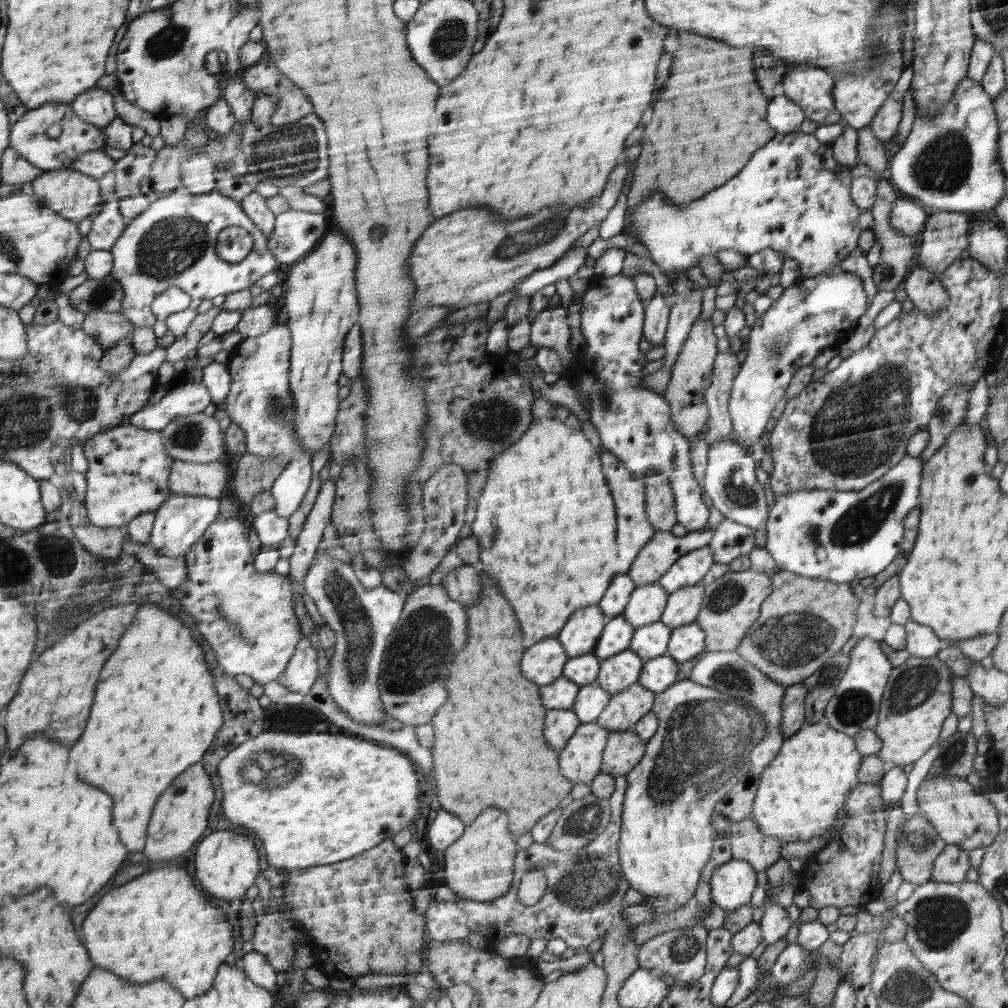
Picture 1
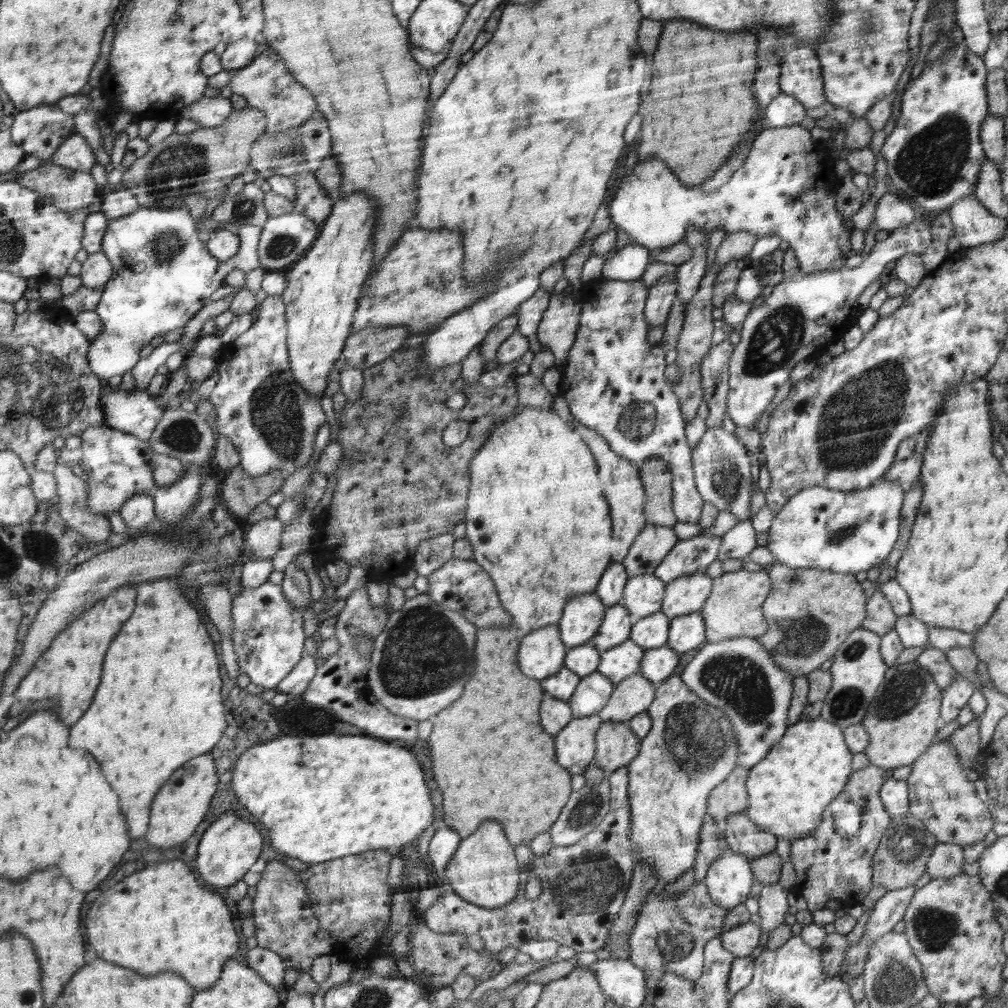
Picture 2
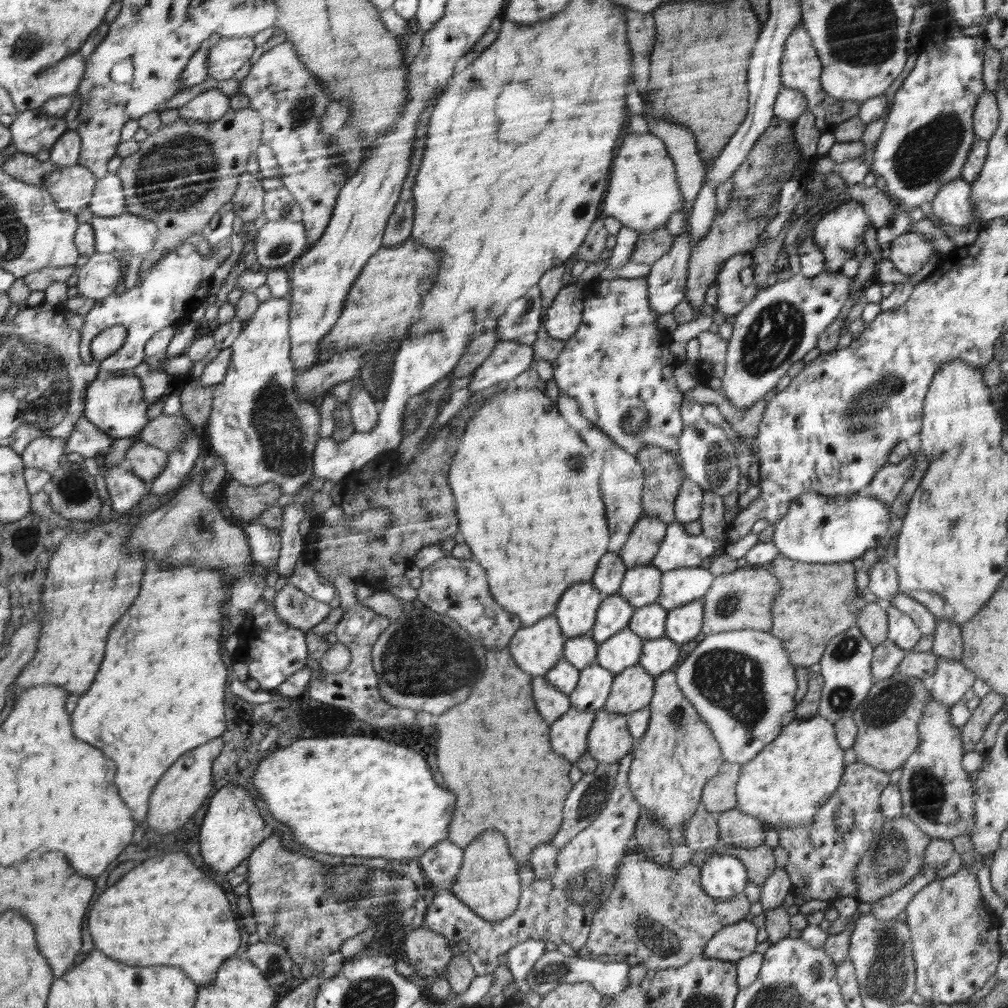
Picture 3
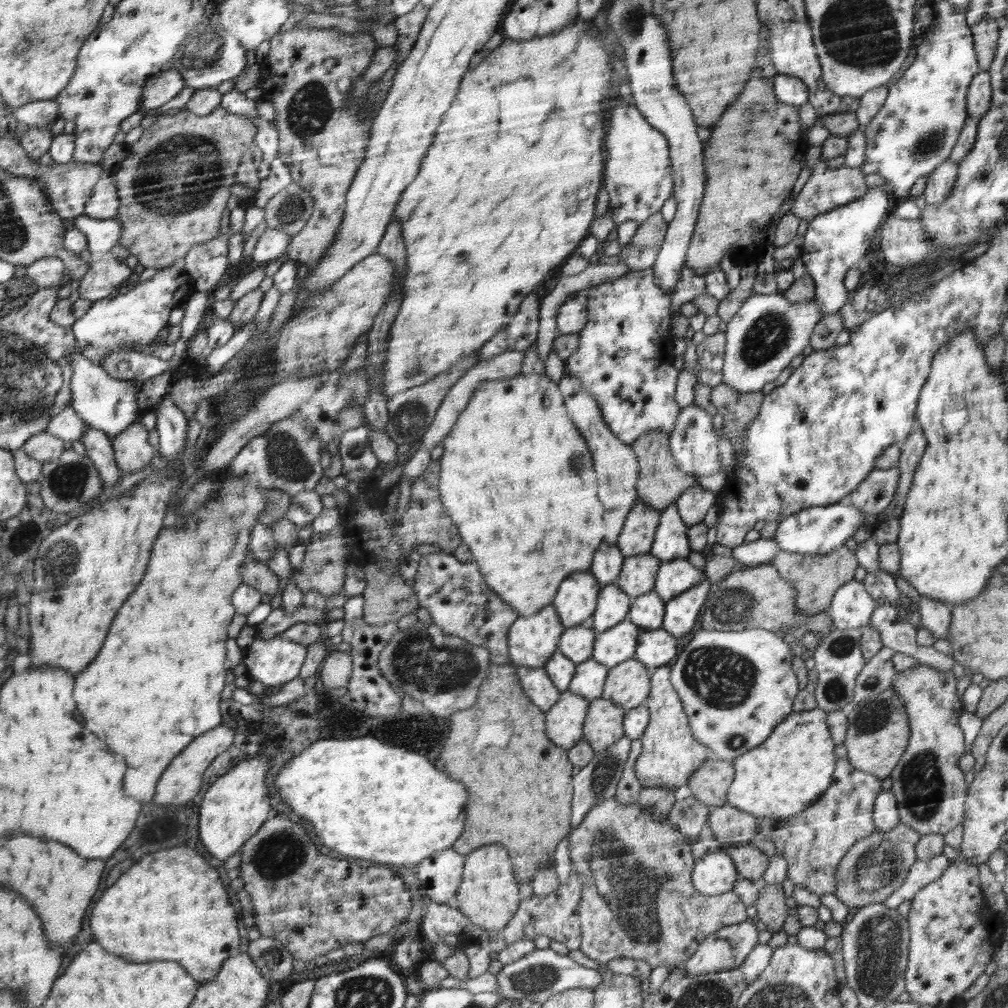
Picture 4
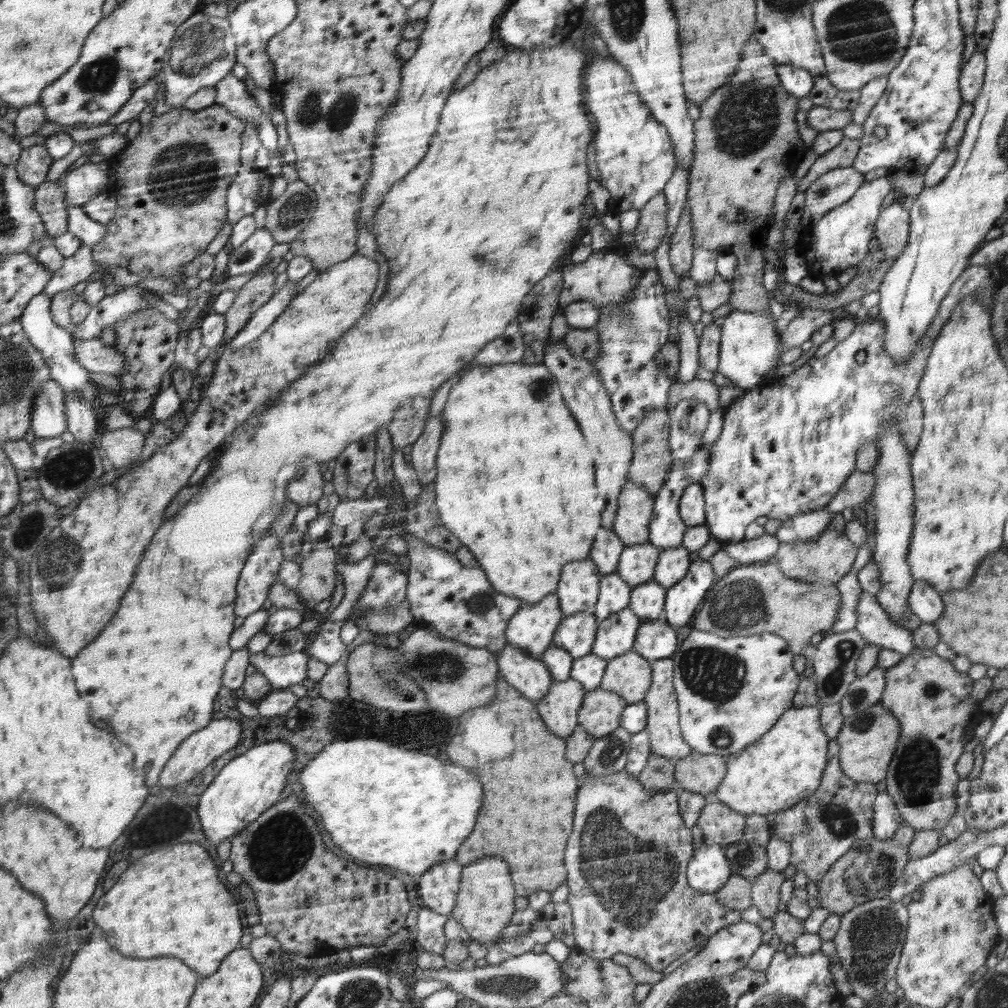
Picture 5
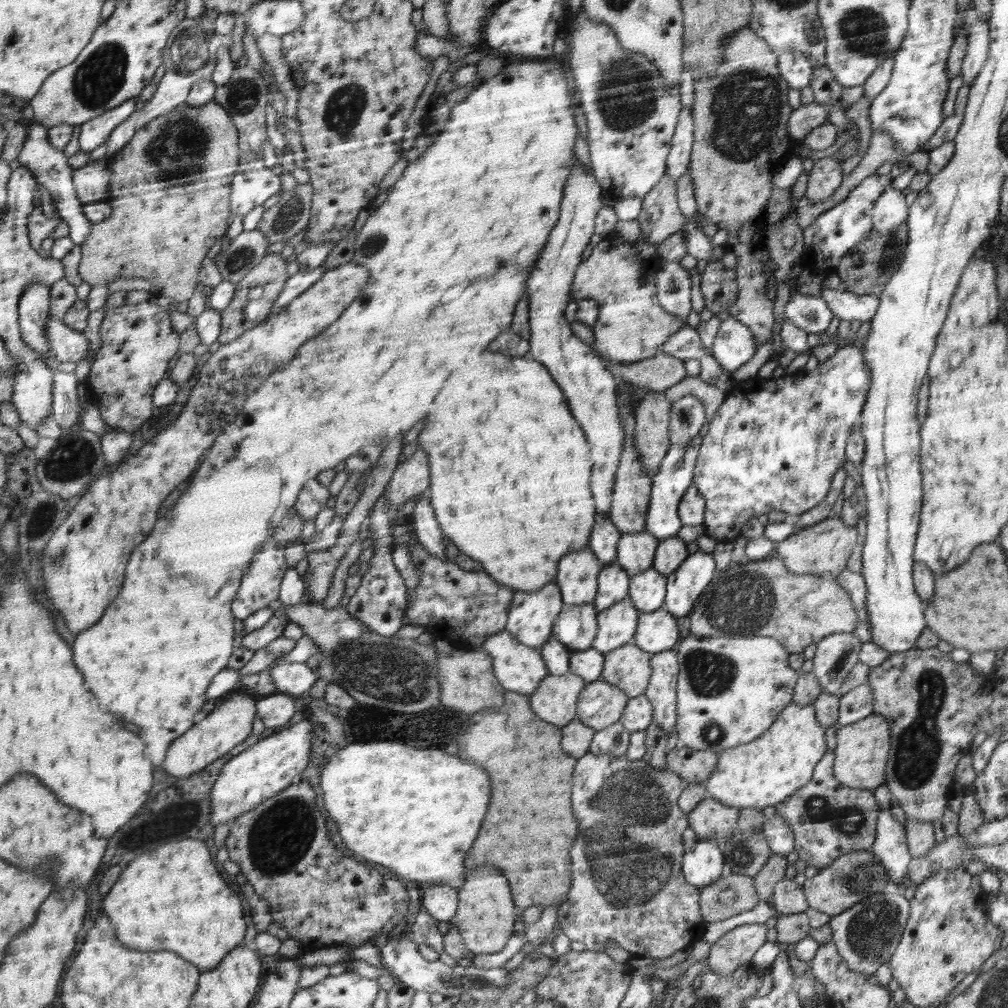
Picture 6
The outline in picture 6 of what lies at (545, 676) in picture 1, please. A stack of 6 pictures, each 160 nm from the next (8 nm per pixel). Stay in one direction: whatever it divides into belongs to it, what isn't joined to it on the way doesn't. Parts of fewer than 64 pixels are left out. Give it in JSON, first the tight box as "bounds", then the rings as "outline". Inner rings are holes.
{"bounds":[506,582,564,649],"outline":[[[556,582],[540,590],[515,591],[506,629],[526,646],[540,649],[552,638],[555,621],[564,608],[562,591]]]}

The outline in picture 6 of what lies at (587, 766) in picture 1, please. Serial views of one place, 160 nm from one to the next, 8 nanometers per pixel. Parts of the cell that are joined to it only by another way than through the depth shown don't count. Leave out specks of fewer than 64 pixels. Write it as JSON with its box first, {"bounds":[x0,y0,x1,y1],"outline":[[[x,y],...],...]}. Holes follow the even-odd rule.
{"bounds":[529,672,587,728],"outline":[[[572,672],[562,676],[549,674],[539,688],[529,695],[531,709],[546,722],[563,728],[578,716],[579,694],[587,683]]]}

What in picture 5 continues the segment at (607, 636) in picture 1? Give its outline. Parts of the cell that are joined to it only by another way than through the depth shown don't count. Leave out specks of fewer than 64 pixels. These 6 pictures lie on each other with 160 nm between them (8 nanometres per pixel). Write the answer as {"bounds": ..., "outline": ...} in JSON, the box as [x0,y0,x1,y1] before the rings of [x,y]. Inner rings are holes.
{"bounds":[593,573,630,622],"outline":[[[617,573],[606,574],[600,580],[600,596],[593,613],[600,622],[619,610],[626,609],[630,598],[630,585]]]}

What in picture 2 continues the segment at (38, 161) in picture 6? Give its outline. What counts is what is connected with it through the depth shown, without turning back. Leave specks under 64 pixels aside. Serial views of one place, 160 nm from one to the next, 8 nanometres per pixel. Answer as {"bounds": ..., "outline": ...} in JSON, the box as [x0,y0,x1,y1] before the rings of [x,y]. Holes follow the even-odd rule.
{"bounds":[90,206,262,384],"outline":[[[142,206],[136,212],[128,216],[111,219],[111,226],[108,229],[107,237],[104,239],[104,252],[112,260],[115,268],[115,276],[106,286],[106,294],[102,303],[96,311],[104,320],[104,332],[93,338],[90,349],[90,365],[96,375],[103,378],[107,384],[110,378],[122,376],[136,368],[136,364],[142,360],[142,350],[156,337],[165,336],[174,330],[184,329],[200,311],[204,309],[204,300],[212,296],[214,290],[222,288],[224,278],[234,268],[243,270],[245,273],[258,267],[258,262],[246,264],[252,258],[256,258],[256,246],[258,236],[262,236],[262,227],[248,225],[242,228],[244,237],[240,238],[239,252],[236,256],[244,256],[244,264],[235,260],[221,262],[206,246],[206,233],[211,225],[211,210],[196,221],[190,213],[191,209],[181,208],[180,210],[162,210],[156,207]],[[198,224],[205,225],[205,233],[200,232]]]}

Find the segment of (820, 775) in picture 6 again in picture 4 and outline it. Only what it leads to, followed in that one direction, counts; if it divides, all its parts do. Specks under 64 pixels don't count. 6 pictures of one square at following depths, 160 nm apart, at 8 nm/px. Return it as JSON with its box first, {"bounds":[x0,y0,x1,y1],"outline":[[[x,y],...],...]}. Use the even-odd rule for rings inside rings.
{"bounds":[769,757,882,897],"outline":[[[847,757],[836,761],[836,782],[828,786],[819,801],[795,817],[775,821],[769,837],[777,855],[787,860],[787,876],[819,897],[836,888],[835,872],[848,850],[862,838],[875,833],[872,806],[882,790],[876,775],[856,769]]]}

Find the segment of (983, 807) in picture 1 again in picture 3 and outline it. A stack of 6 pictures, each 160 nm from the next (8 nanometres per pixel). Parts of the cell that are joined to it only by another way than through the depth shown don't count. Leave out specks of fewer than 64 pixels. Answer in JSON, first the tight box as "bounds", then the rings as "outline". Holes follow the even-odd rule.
{"bounds":[897,697,976,840],"outline":[[[932,697],[923,710],[919,722],[919,735],[922,738],[918,748],[906,764],[901,766],[902,778],[897,783],[902,794],[902,817],[912,820],[916,826],[930,835],[931,839],[952,840],[969,836],[976,824],[975,788],[962,769],[963,740],[960,730],[950,724],[948,705]]]}

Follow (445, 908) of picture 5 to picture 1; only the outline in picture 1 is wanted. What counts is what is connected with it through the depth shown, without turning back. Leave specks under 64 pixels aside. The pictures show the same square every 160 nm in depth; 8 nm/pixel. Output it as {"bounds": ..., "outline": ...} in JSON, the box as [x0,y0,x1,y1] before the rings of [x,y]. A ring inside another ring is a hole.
{"bounds":[427,809,466,852],"outline":[[[441,809],[429,830],[427,835],[429,848],[444,852],[456,840],[460,839],[460,836],[466,830],[466,826],[460,824],[460,820],[454,818],[450,812]]]}

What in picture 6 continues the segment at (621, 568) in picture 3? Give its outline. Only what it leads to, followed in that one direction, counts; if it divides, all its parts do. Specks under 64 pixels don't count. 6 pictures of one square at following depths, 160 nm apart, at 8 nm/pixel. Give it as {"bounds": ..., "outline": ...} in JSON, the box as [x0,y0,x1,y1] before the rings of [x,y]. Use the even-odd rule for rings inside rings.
{"bounds":[588,513,621,565],"outline":[[[600,513],[596,516],[596,522],[591,530],[588,548],[600,557],[606,565],[616,562],[617,544],[621,537],[621,532],[609,517],[609,513]]]}

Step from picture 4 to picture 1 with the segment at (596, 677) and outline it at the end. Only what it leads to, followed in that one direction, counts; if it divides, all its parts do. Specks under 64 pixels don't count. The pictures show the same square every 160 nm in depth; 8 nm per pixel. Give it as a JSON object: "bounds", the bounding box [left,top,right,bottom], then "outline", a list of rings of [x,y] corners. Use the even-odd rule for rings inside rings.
{"bounds":[571,683,609,724],"outline":[[[590,683],[579,687],[579,694],[571,709],[578,715],[582,724],[591,723],[598,721],[600,713],[603,712],[609,700],[608,690],[598,683]]]}

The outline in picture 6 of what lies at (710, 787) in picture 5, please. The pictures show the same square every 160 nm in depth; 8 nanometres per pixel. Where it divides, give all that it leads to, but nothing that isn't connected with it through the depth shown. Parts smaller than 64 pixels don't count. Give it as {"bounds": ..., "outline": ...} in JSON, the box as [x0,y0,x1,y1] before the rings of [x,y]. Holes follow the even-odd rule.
{"bounds":[666,746,719,785],"outline":[[[675,746],[666,757],[668,771],[674,772],[689,785],[702,784],[716,772],[719,755],[715,751],[694,750]]]}

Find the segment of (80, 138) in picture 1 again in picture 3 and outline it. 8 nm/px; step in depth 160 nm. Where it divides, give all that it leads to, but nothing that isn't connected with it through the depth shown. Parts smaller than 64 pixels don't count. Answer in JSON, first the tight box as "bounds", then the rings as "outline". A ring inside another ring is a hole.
{"bounds":[11,109,69,155],"outline":[[[40,109],[21,113],[11,124],[13,142],[22,153],[37,155],[42,150],[52,150],[69,131],[64,117],[52,116]]]}

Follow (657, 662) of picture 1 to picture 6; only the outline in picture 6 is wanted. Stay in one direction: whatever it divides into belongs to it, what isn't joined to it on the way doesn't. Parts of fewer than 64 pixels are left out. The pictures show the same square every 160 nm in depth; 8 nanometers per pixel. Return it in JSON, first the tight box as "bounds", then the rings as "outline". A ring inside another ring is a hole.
{"bounds":[632,608,680,653],"outline":[[[660,608],[649,613],[639,613],[638,628],[632,642],[649,653],[662,653],[678,642],[678,634],[680,632],[674,615]]]}

